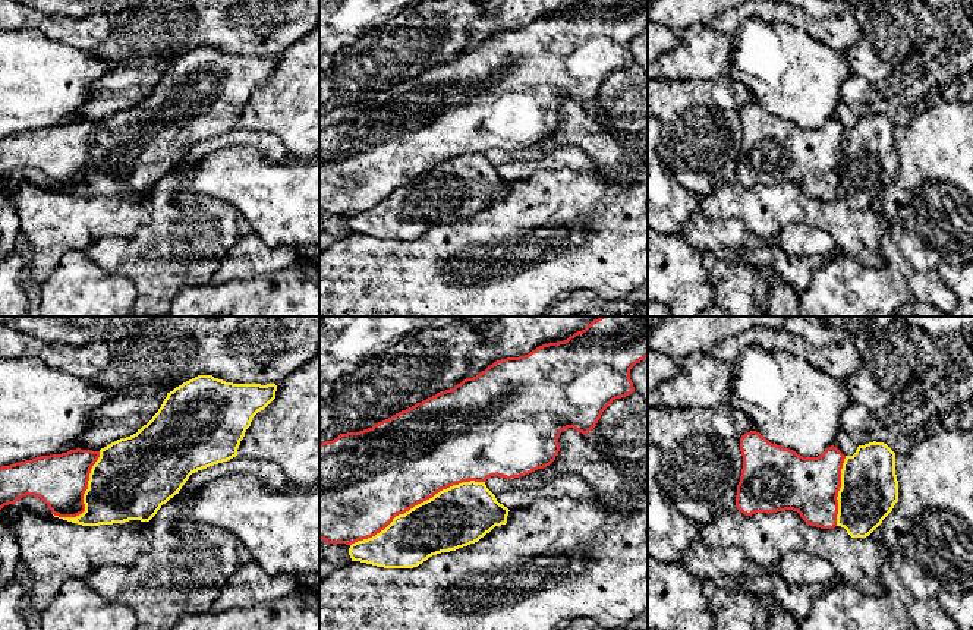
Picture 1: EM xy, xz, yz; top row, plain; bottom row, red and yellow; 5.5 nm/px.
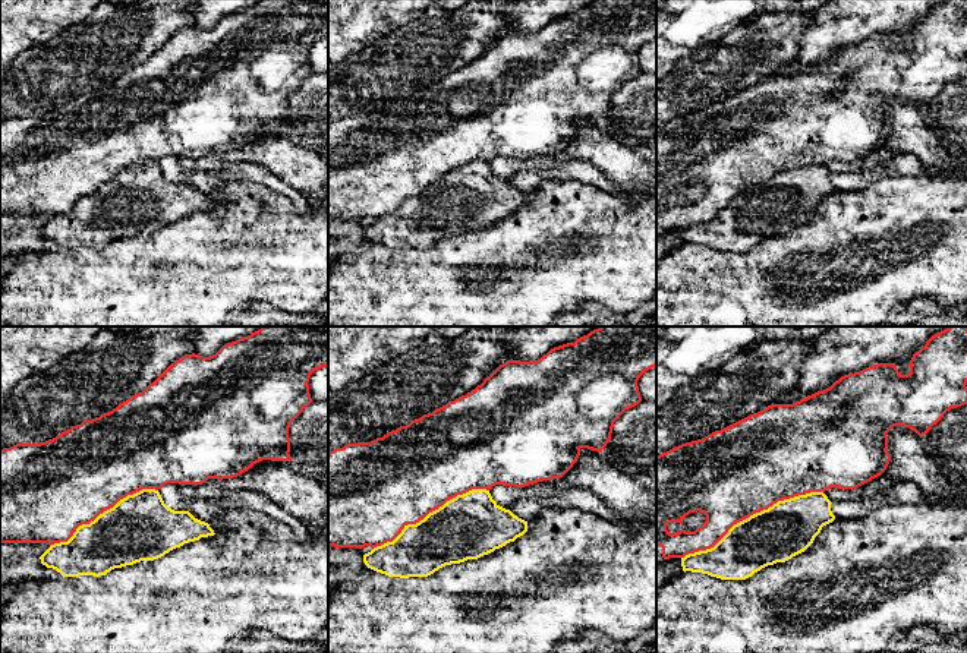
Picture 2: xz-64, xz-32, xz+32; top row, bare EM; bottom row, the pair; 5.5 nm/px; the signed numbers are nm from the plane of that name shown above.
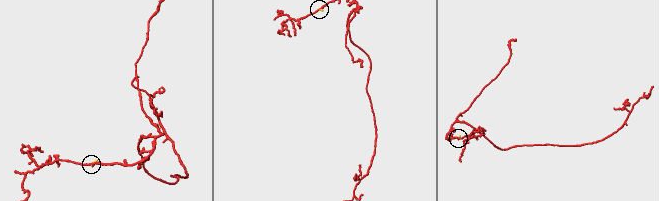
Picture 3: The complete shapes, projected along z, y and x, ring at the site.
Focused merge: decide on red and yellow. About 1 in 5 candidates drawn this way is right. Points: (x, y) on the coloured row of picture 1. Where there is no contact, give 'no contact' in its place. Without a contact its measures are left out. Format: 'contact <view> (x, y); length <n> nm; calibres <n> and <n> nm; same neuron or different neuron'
contact xz (416, 504); length 800 nm; calibres 500 and 340 nm; different neuron

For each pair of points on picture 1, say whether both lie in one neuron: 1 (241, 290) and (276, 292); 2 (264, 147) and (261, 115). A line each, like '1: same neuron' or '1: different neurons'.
1: same neuron
2: different neurons

